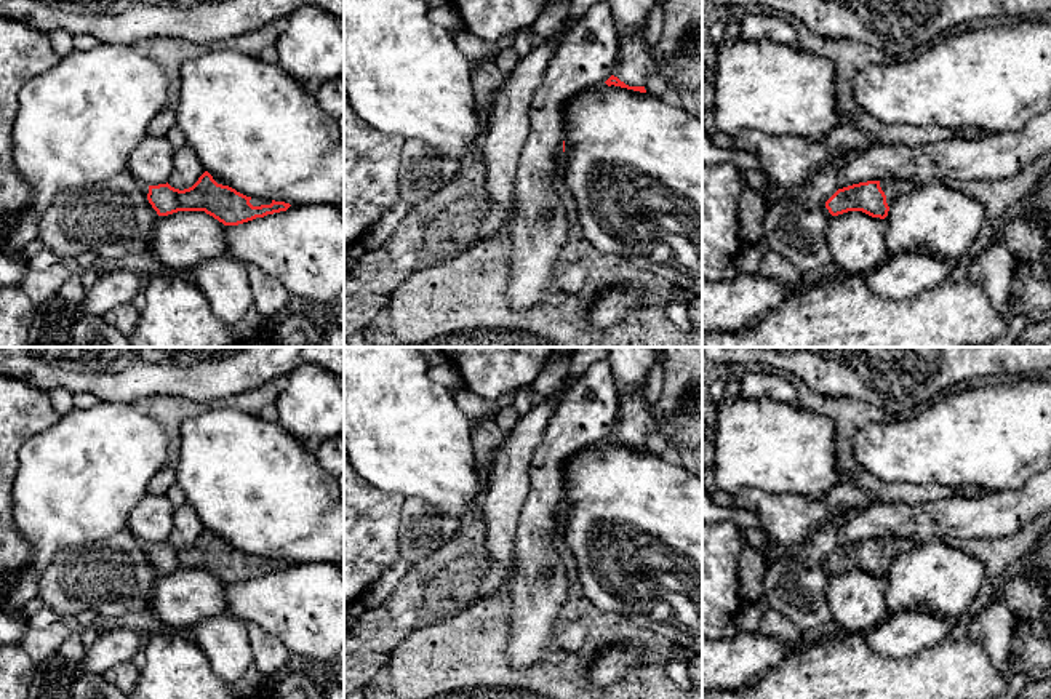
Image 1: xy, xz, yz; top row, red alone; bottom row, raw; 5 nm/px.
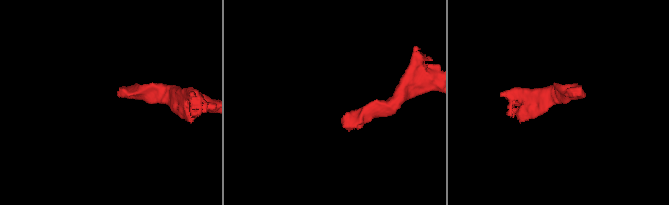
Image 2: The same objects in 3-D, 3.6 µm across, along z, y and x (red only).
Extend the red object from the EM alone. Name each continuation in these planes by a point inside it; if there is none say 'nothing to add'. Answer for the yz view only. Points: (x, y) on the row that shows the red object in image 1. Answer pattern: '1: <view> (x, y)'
1: yz (893, 187)

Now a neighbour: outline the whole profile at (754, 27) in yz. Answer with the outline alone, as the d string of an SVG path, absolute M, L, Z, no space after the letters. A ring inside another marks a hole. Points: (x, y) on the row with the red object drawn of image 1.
M761 11L747 14L741 21L741 38L744 42L760 42L769 38L773 42L797 48L798 35L795 27L782 18L766 16Z

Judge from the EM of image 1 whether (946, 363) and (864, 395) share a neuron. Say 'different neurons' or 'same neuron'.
same neuron

